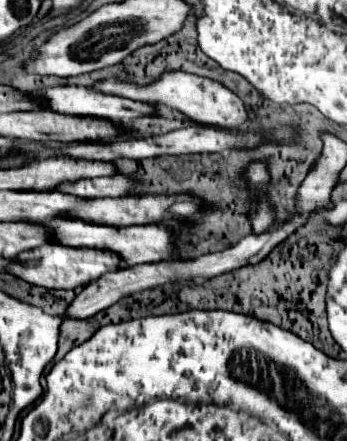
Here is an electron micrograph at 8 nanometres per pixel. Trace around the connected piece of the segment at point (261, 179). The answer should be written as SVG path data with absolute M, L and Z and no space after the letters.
M251 163L245 175L249 185L267 185L267 167L263 163Z

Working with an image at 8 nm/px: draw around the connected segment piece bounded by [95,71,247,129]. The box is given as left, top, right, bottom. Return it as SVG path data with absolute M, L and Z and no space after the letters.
M183 71L163 73L163 77L155 83L151 83L149 87L137 87L137 85L131 85L131 83L121 83L119 79L107 79L103 83L97 83L95 89L103 91L103 93L119 95L119 97L129 97L129 99L135 99L135 101L159 101L159 103L163 103L171 109L181 111L183 115L187 115L189 119L193 119L195 123L201 123L201 125L235 129L235 127L241 127L247 121L247 111L243 107L243 101L235 93L231 93L227 87L223 87L217 81L211 81L207 77L189 75L189 73L183 73Z

